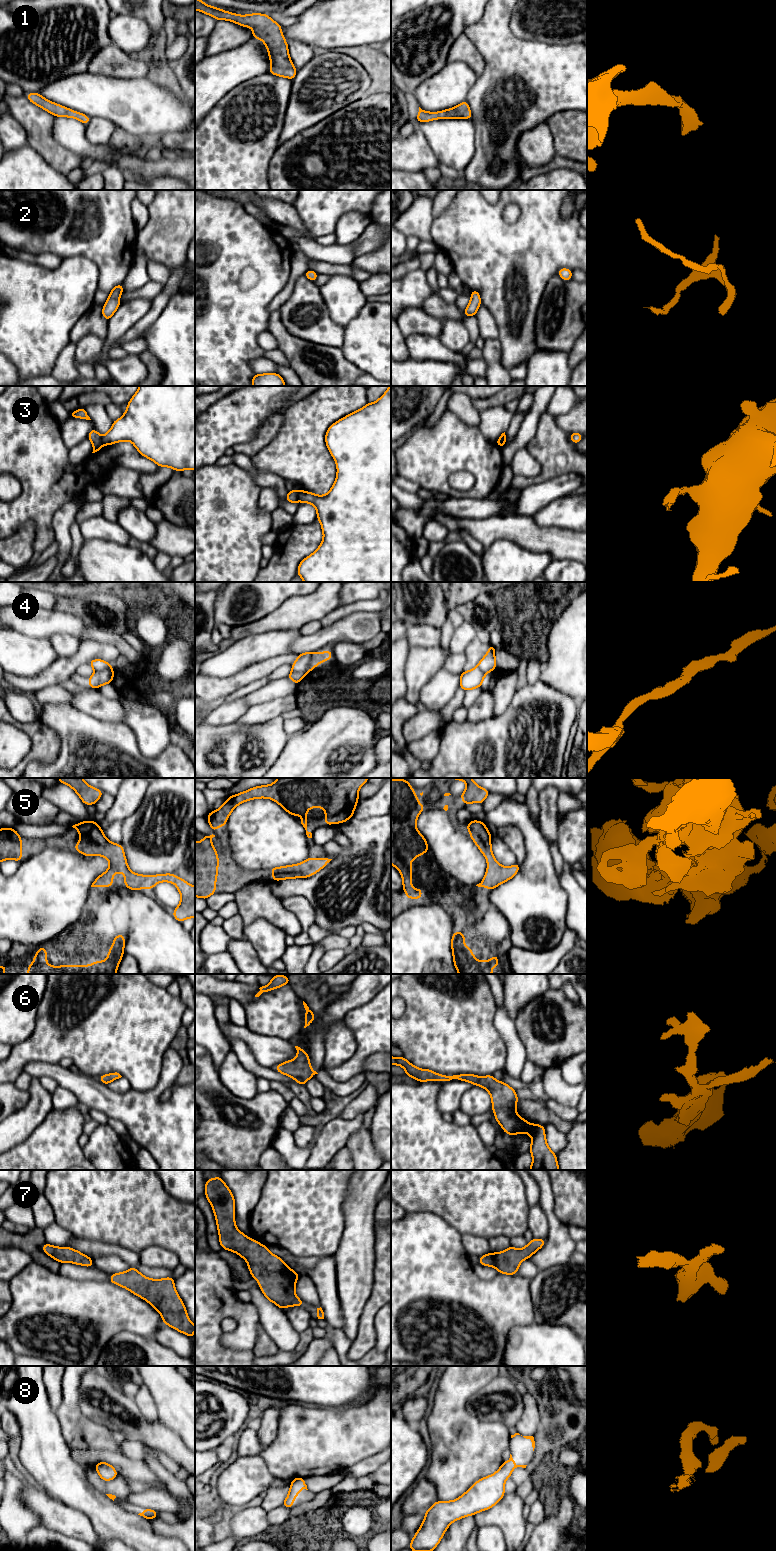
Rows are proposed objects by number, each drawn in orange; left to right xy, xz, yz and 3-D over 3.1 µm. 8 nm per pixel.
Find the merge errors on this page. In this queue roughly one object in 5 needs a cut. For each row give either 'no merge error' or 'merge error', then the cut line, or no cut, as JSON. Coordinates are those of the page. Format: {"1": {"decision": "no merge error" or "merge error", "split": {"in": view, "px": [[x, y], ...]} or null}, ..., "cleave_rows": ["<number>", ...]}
{"1": {"decision": "no merge error", "split": null}, "2": {"decision": "no merge error", "split": null}, "3": {"decision": "merge error", "split": {"in": "xz", "px": [[299, 491], [298, 500]]}}, "4": {"decision": "merge error", "split": {"in": "xy", "px": [[111, 666], [95, 671]]}}, "5": {"decision": "no merge error", "split": null}, "6": {"decision": "no merge error", "split": null}, "7": {"decision": "no merge error", "split": null}, "8": {"decision": "no merge error", "split": null}, "cleave_rows": ["3", "4"]}

